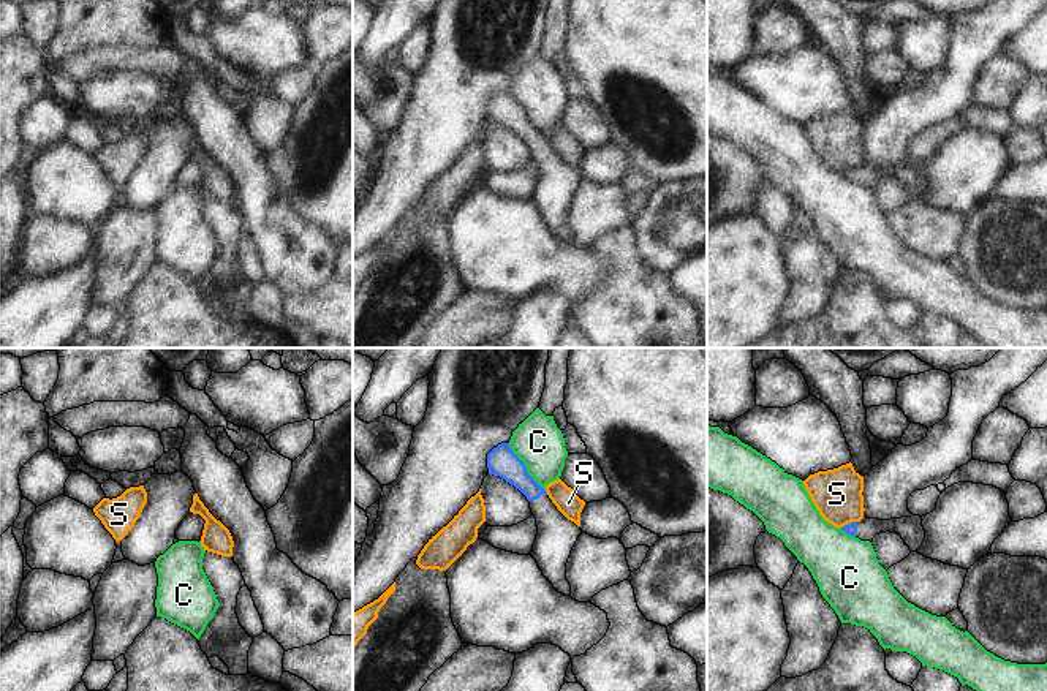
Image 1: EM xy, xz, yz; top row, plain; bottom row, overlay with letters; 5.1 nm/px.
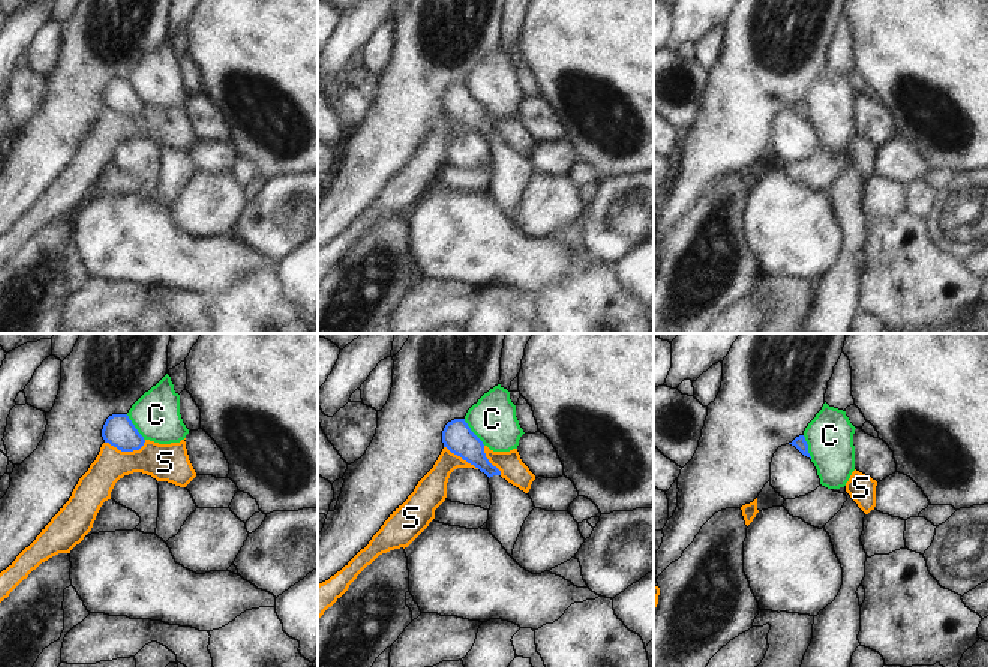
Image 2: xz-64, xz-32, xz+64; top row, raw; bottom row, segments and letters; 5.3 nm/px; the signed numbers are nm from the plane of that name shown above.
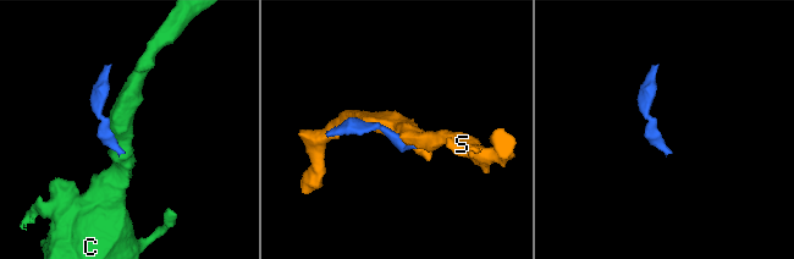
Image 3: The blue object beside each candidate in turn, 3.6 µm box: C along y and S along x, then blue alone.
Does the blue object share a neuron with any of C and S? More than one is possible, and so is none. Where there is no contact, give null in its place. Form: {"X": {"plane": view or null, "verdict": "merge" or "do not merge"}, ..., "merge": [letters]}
{"C": {"plane": "xz", "verdict": "do not merge"}, "S": {"plane": "yz", "verdict": "do not merge"}, "merge": []}

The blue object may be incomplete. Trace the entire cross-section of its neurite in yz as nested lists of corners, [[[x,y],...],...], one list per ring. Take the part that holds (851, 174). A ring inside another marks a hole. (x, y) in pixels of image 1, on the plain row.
[[[920,161],[890,164],[890,166],[878,166],[864,163],[860,168],[851,168],[841,172],[851,182],[859,183],[860,187],[873,187],[873,183],[879,179],[897,179],[901,182],[905,190],[911,198],[917,198],[925,185],[925,176],[922,172]]]

